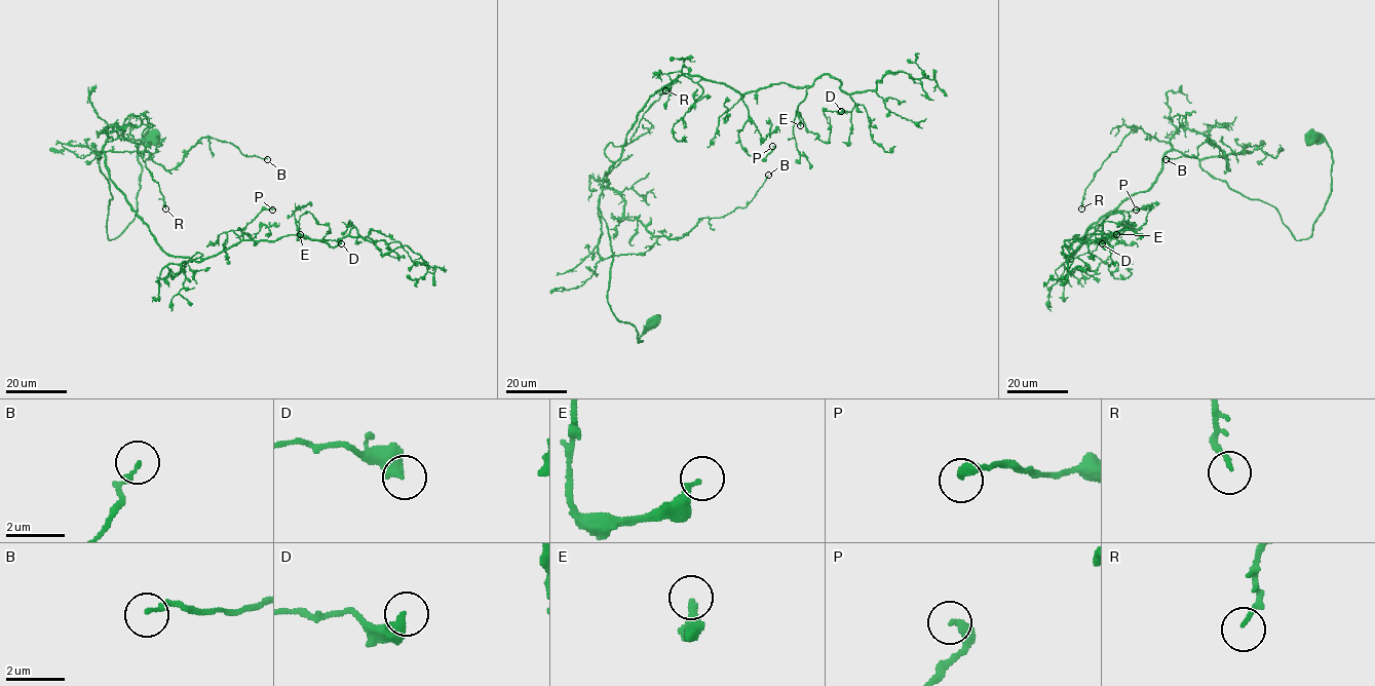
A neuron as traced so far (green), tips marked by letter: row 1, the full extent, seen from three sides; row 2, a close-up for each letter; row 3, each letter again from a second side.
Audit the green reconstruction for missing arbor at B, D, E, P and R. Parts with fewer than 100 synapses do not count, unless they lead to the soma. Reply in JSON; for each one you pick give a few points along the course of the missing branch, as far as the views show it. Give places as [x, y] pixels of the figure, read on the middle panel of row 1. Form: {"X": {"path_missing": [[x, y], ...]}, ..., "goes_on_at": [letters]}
{"goes_on_at": []}

